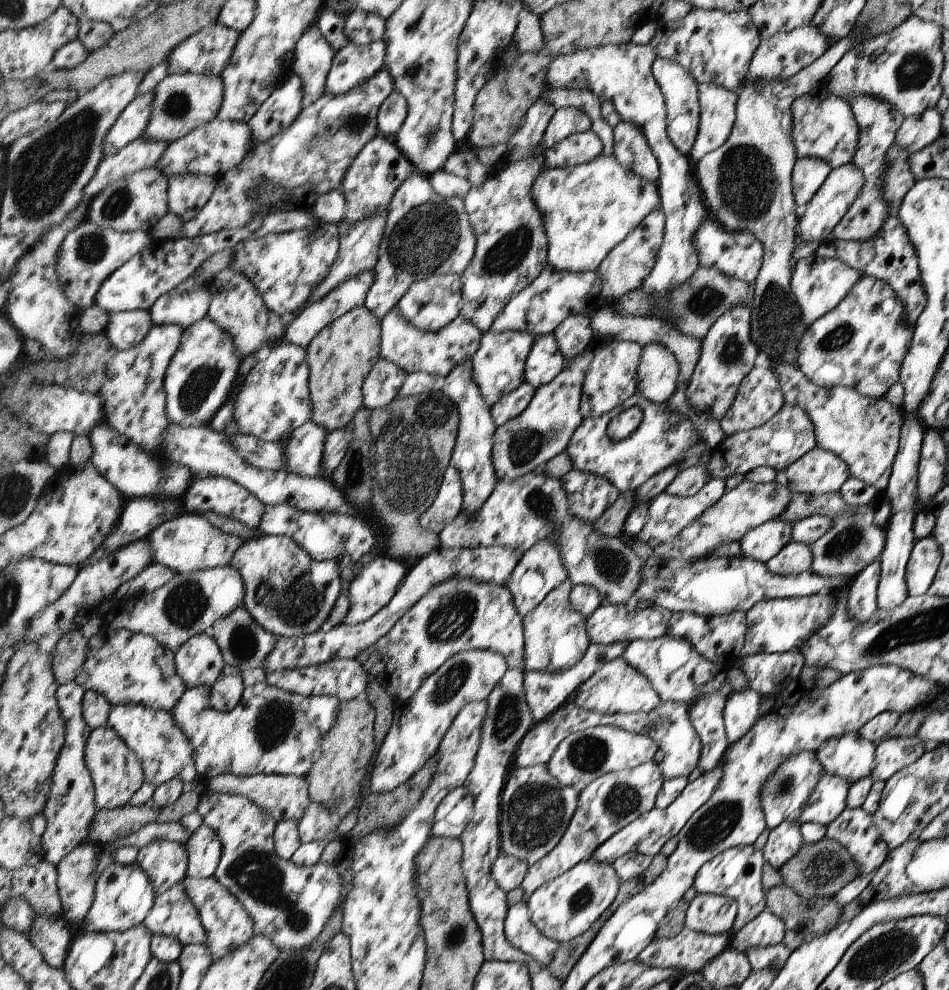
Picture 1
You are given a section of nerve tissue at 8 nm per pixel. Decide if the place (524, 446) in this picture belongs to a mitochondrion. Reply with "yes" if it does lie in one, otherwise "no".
yes

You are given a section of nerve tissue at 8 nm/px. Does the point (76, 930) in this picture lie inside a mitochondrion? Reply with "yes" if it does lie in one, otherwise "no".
no

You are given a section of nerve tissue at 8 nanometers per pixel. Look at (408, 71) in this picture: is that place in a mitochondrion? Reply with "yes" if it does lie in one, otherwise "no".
no

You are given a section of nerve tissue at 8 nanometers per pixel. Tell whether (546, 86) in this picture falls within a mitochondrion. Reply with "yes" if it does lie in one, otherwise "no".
no

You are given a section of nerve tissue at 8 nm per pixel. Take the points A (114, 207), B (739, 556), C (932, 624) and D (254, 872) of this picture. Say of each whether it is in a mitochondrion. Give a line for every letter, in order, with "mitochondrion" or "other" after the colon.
A: mitochondrion
B: other
C: mitochondrion
D: mitochondrion

